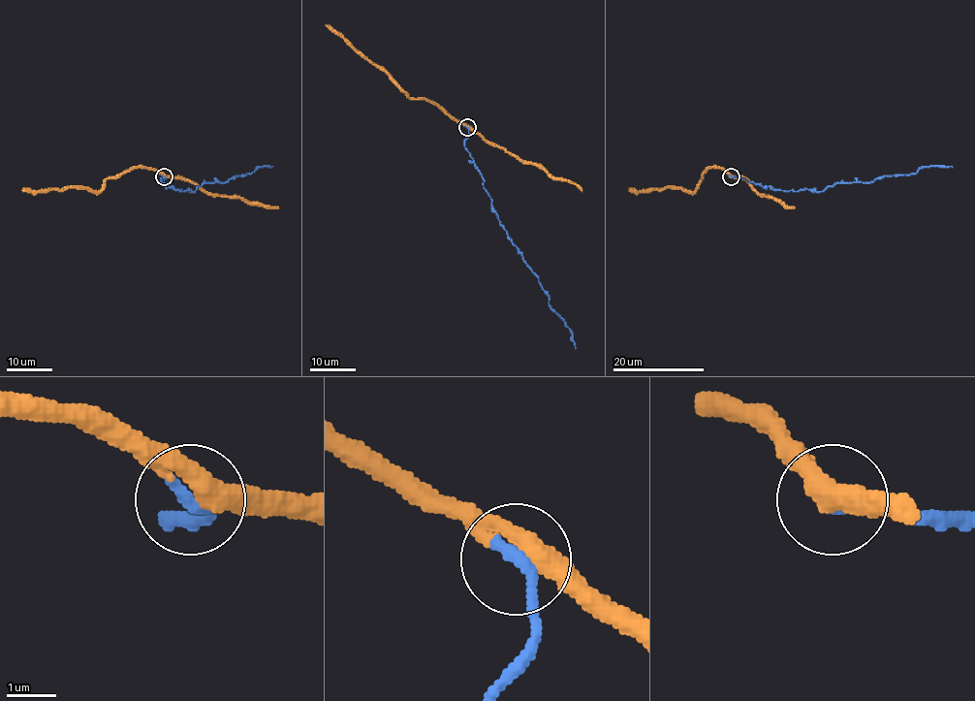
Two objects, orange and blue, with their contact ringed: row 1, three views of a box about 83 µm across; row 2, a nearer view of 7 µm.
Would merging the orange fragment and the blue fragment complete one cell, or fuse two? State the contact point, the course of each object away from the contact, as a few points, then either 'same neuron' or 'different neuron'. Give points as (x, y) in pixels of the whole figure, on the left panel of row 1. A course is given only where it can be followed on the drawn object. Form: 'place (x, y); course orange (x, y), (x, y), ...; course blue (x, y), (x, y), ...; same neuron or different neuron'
place (164, 176); course orange (164, 176), (147, 169), (134, 167), (109, 177), (98, 191), (80, 188), (21, 190); course blue (164, 176), (162, 181), (170, 187), (194, 191), (203, 183), (227, 182), (257, 169), (271, 167); same neuron

